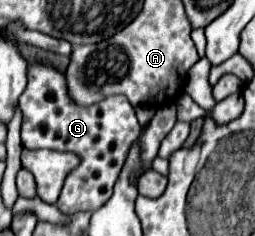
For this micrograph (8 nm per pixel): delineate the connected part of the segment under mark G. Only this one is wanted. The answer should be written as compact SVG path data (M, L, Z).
M34 62L28 64L28 84L22 98L18 98L18 106L24 114L20 132L22 148L72 152L80 158L78 168L74 168L74 172L66 176L66 184L62 184L62 192L56 202L58 210L70 216L82 210L96 212L104 206L112 196L112 188L122 172L130 144L134 144L142 134L142 126L138 124L134 108L126 96L108 96L90 108L76 106L70 100L64 72L58 72L50 62Z

